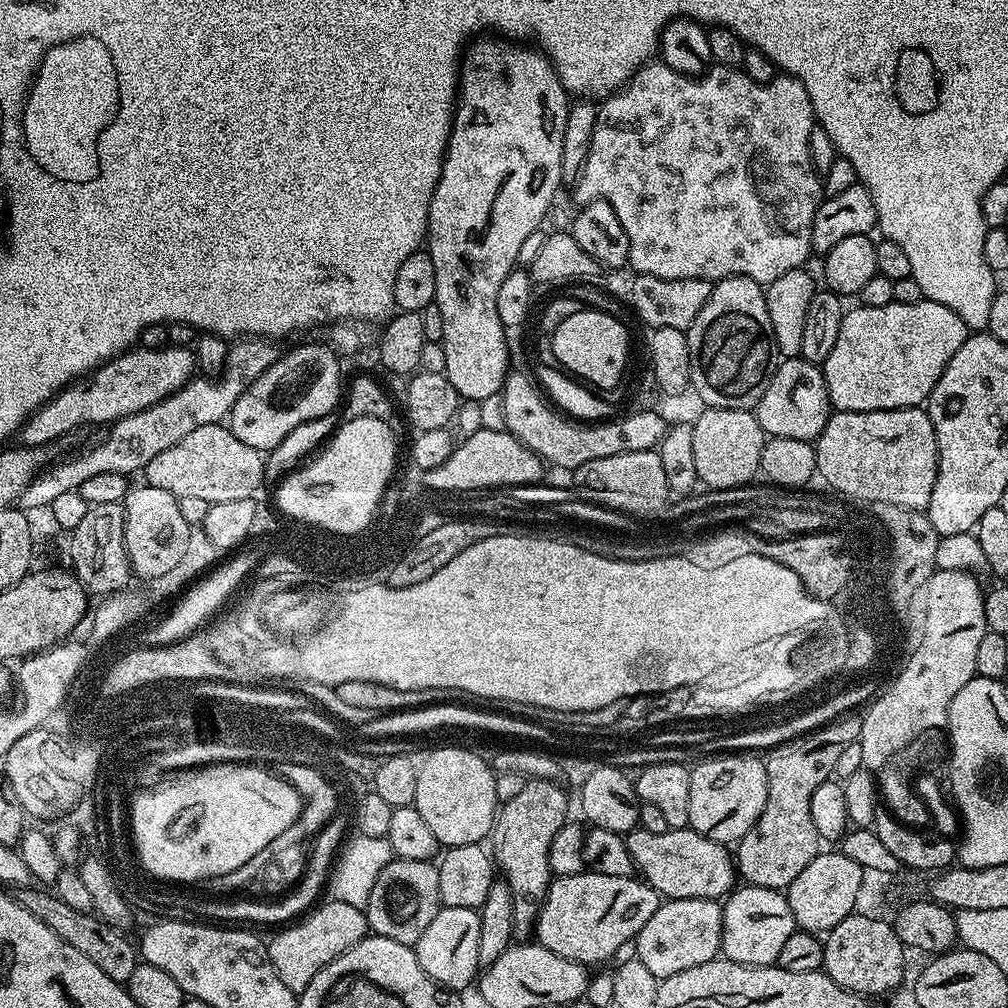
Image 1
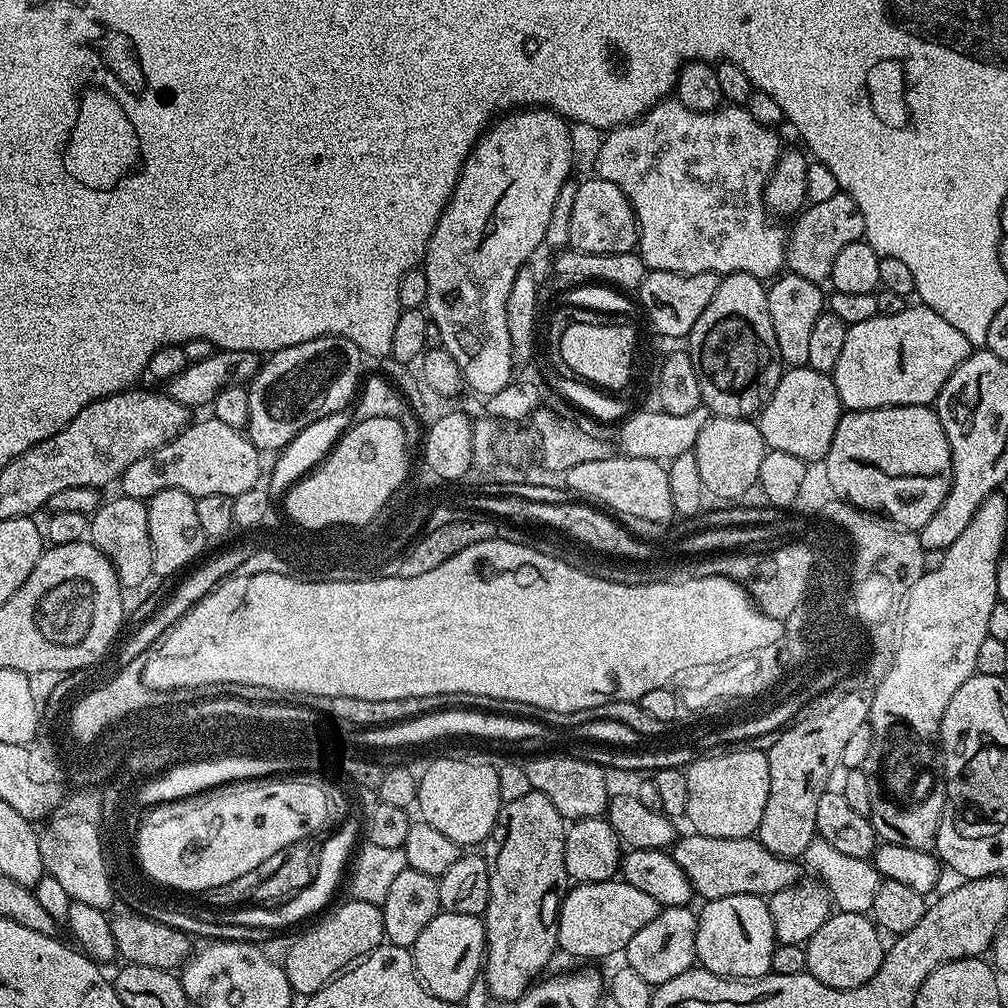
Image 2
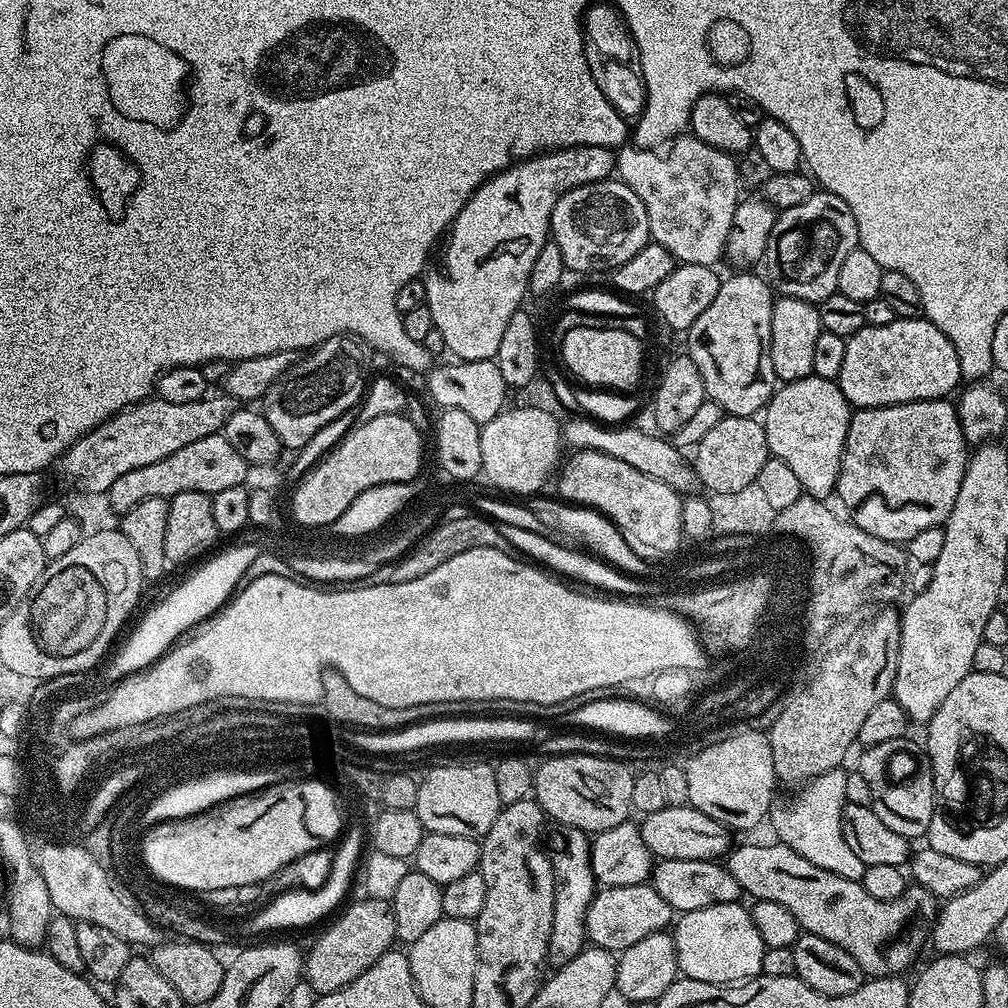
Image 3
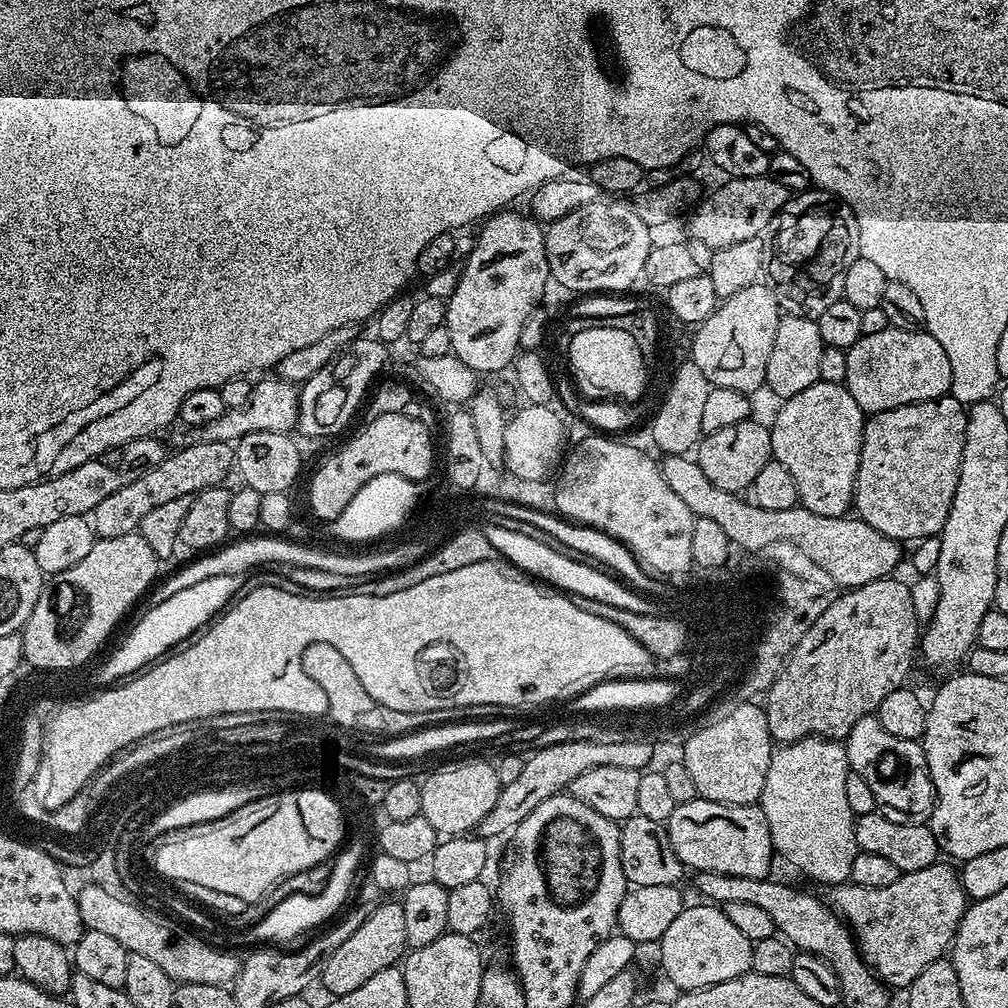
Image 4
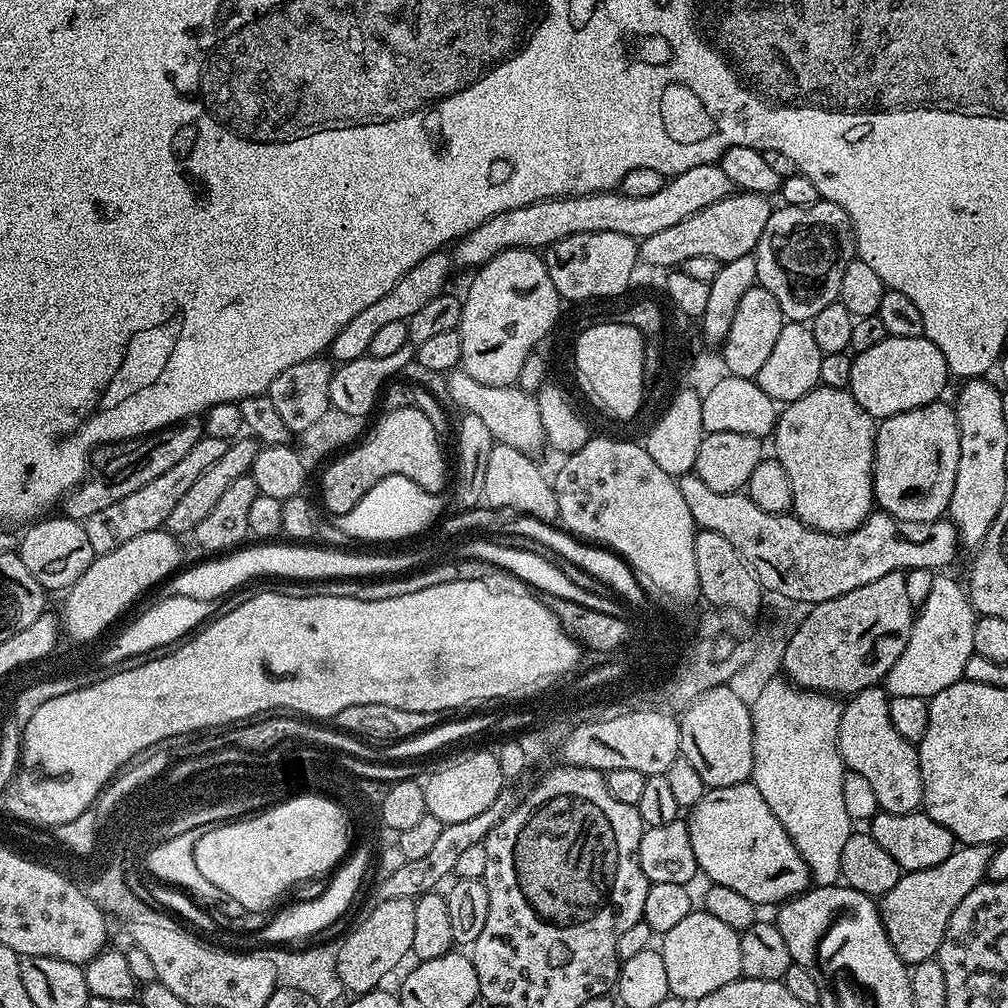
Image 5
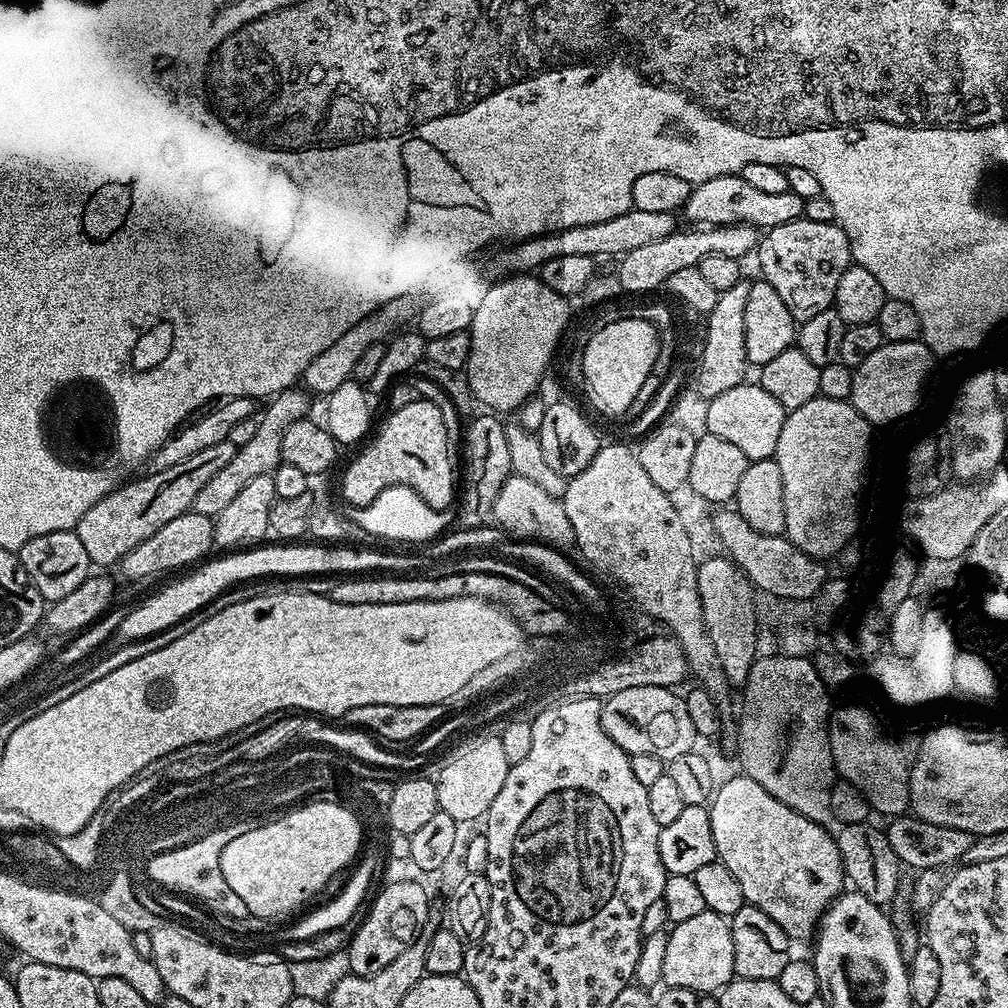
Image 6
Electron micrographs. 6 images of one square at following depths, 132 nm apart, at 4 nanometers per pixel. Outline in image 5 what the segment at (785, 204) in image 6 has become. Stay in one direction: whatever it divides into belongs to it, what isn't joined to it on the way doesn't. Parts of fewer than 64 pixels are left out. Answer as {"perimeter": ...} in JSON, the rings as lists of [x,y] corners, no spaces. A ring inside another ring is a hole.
{"perimeter":[[[719,163],[703,164],[665,179],[662,190],[657,190],[646,198],[626,197],[619,190],[591,192],[585,196],[555,196],[549,200],[535,200],[532,204],[494,214],[489,220],[482,222],[482,226],[470,230],[455,241],[451,249],[452,256],[448,250],[431,252],[426,258],[422,258],[422,262],[410,266],[410,270],[406,270],[406,274],[402,274],[402,278],[394,282],[394,287],[386,290],[386,294],[382,294],[382,298],[370,302],[366,310],[354,314],[354,318],[350,318],[350,322],[346,322],[342,330],[338,330],[330,349],[331,359],[337,365],[341,365],[354,358],[367,356],[370,338],[374,338],[374,334],[381,326],[399,320],[407,322],[421,306],[426,306],[426,302],[430,302],[430,298],[440,295],[449,287],[452,260],[460,268],[475,270],[507,248],[546,250],[551,244],[570,234],[587,232],[617,232],[631,236],[639,242],[650,238],[650,234],[658,234],[678,222],[686,222],[690,214],[698,214],[698,210],[706,210],[706,206],[722,202],[722,198],[732,195],[733,191],[730,178],[726,178]]]}

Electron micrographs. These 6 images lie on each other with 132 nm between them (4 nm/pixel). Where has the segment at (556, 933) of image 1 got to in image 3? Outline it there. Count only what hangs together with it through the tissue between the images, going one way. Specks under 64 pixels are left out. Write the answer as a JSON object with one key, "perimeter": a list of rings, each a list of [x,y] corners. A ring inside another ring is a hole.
{"perimeter":[[[645,882],[634,886],[601,887],[588,907],[584,930],[595,947],[619,954],[634,946],[634,942],[642,942],[642,938],[665,931],[673,920],[671,906],[658,895],[651,883]]]}

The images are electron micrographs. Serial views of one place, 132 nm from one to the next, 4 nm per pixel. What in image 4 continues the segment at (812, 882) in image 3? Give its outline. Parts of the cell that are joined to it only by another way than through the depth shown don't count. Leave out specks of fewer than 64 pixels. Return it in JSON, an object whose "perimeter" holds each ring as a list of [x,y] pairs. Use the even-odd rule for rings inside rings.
{"perimeter":[[[937,862],[926,866],[926,870],[901,872],[897,880],[890,882],[890,886],[858,886],[845,882],[833,884],[827,889],[828,907],[851,928],[864,961],[889,989],[907,989],[914,978],[918,978],[918,974],[930,966],[930,962],[941,959],[951,949],[952,939],[956,937],[970,901],[964,892],[959,871],[951,863],[948,864]]]}

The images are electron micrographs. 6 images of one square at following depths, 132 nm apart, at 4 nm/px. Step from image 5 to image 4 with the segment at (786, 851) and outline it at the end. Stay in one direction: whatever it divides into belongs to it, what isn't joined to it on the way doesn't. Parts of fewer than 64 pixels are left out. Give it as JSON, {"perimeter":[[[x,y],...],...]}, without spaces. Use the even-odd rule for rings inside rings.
{"perimeter":[[[695,799],[677,804],[666,821],[670,846],[685,869],[696,872],[717,872],[738,878],[763,880],[774,861],[774,849],[768,823],[759,803],[734,806],[726,802]]]}

